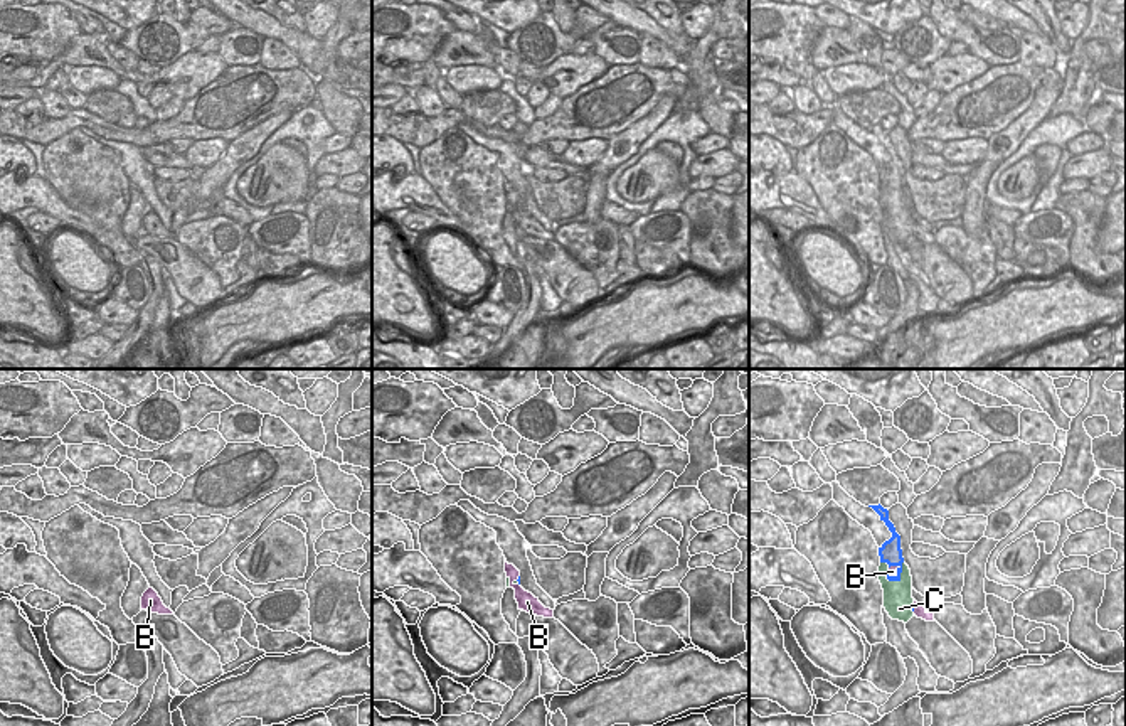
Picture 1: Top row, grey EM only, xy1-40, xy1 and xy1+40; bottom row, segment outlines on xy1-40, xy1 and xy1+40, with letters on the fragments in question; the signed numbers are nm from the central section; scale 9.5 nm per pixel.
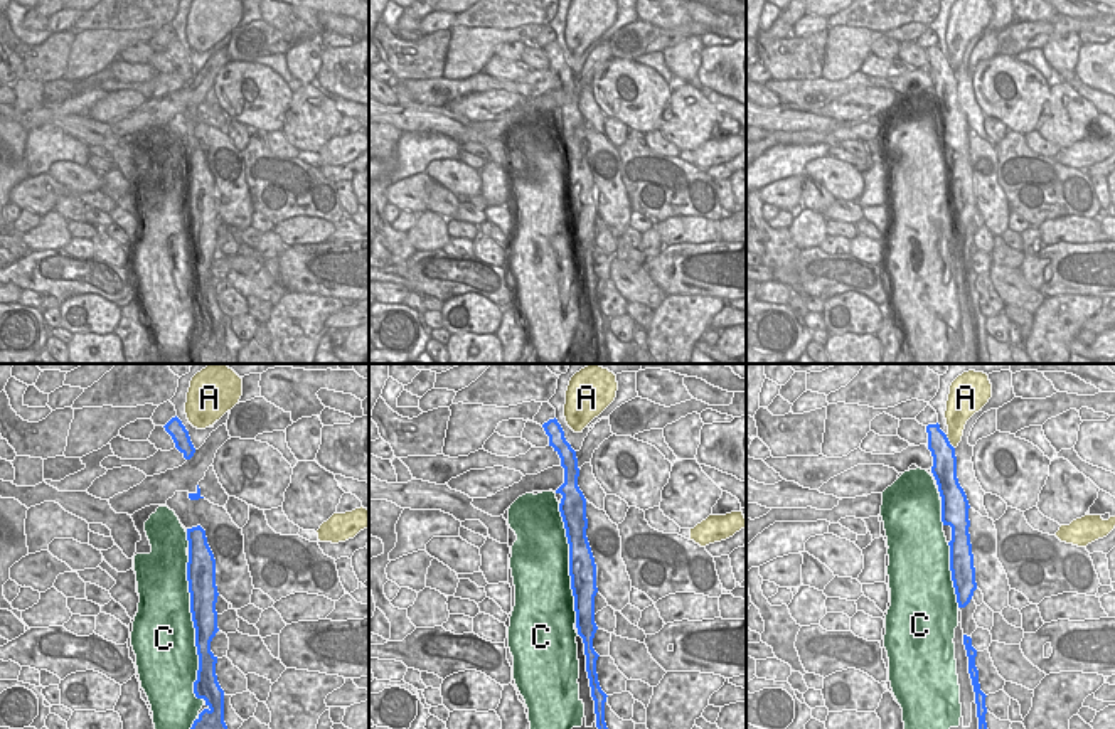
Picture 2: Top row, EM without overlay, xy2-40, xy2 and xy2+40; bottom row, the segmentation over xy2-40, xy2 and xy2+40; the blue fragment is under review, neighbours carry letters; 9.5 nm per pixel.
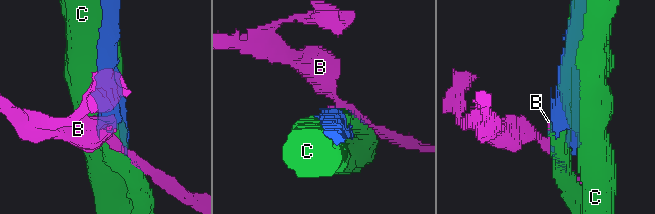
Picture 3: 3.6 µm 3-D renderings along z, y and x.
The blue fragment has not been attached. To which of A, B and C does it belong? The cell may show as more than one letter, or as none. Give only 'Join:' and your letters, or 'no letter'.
Join: C

